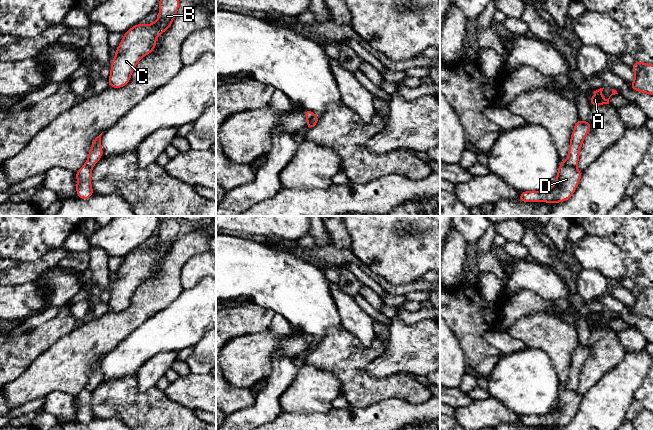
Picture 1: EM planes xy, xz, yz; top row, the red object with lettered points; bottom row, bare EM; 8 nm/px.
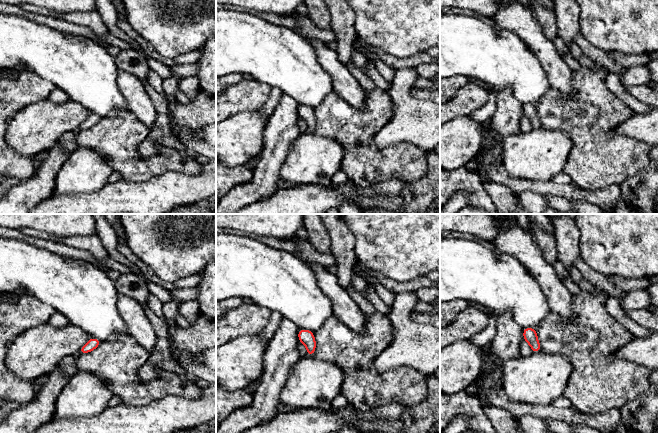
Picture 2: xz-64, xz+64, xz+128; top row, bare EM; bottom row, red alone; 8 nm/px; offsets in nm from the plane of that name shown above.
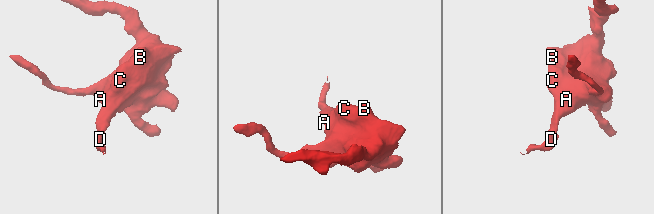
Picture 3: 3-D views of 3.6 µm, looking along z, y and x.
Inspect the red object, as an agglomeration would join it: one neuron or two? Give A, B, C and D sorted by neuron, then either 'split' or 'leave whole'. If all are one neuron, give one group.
A B C / D; split

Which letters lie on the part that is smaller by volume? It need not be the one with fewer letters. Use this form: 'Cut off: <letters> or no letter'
Cut off: D

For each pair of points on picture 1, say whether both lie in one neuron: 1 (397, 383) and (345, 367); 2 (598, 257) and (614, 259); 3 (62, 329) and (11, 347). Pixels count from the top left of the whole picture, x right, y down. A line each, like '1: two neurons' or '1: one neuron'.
1: one neuron
2: one neuron
3: one neuron

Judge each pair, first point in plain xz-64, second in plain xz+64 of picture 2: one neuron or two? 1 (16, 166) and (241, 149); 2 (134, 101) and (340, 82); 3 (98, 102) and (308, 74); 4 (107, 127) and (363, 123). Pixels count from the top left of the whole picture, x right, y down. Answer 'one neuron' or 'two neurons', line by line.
1: two neurons
2: one neuron
3: one neuron
4: one neuron

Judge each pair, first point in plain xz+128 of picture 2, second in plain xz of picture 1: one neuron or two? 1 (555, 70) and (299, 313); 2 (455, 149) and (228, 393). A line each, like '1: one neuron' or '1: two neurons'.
1: two neurons
2: two neurons

